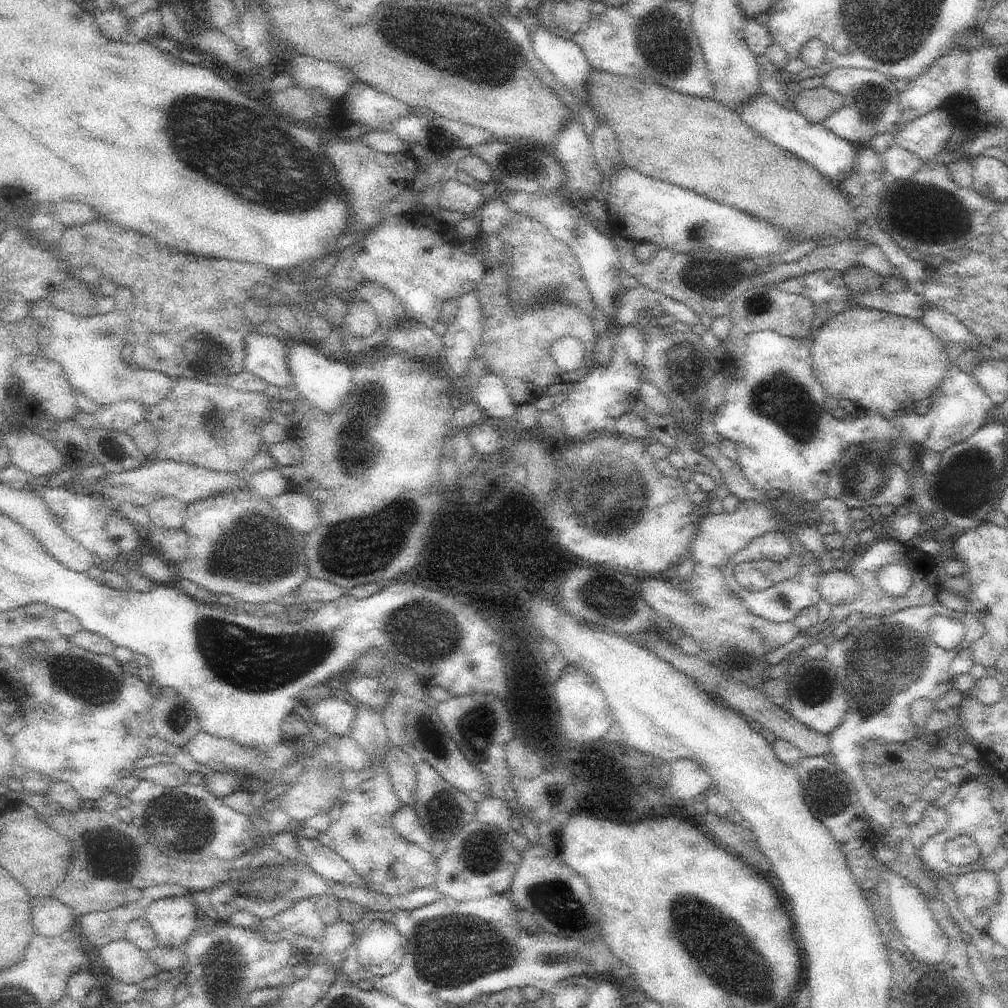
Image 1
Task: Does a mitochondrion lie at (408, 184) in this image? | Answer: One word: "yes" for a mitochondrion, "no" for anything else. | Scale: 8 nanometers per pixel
no

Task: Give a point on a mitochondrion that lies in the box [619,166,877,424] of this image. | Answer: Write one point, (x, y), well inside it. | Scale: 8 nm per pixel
(712, 276)

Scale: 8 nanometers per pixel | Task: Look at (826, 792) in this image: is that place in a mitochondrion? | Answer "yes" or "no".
yes

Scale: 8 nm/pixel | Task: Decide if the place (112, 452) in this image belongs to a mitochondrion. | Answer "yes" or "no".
no

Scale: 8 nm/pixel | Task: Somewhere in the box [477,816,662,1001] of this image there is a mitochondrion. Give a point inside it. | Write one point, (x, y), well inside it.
(553, 900)

